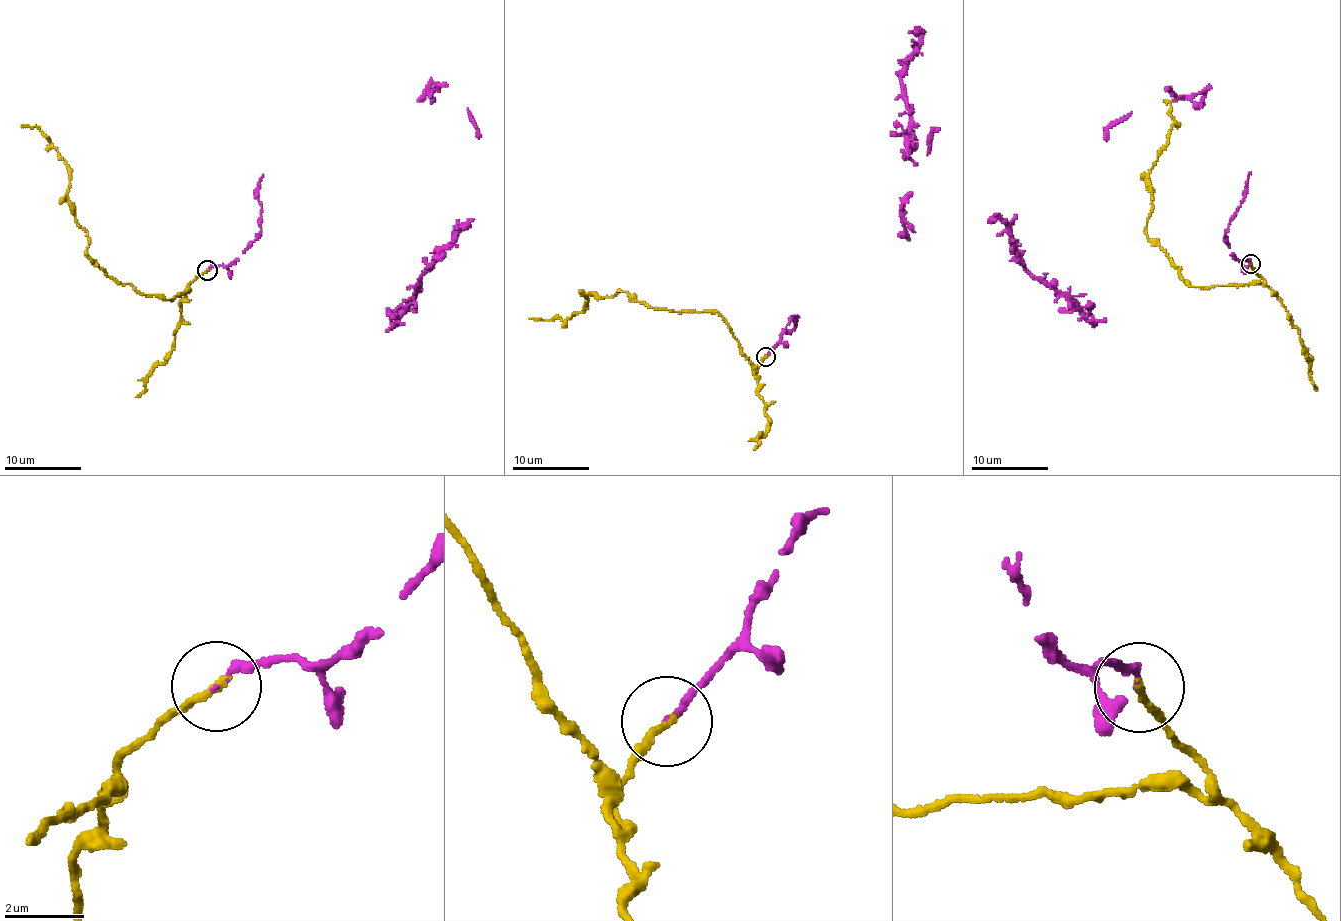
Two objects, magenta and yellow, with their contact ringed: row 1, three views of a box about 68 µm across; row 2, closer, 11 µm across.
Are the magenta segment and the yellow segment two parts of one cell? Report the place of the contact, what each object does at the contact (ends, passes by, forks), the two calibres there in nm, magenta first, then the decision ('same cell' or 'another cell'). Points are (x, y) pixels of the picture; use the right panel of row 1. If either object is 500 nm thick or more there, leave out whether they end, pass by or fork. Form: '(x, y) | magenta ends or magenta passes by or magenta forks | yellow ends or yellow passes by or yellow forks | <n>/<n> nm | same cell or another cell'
(1250, 264) | magenta ends | yellow ends | 90/200 nm | same cell

